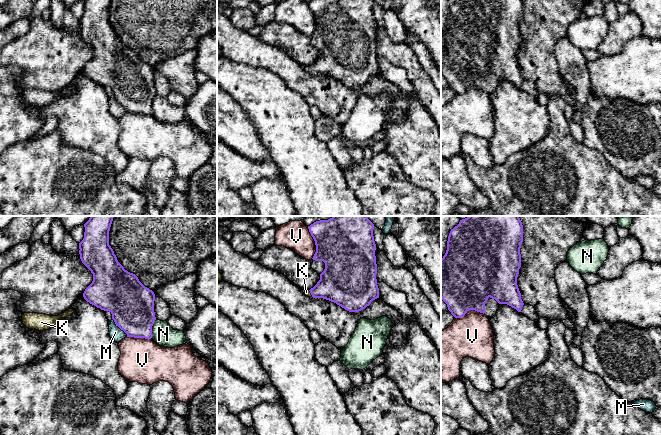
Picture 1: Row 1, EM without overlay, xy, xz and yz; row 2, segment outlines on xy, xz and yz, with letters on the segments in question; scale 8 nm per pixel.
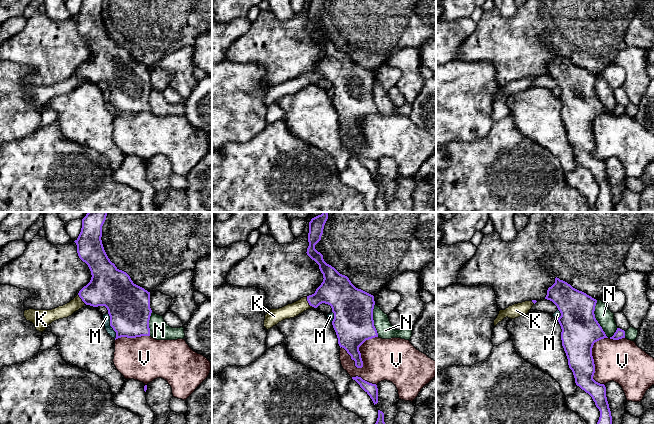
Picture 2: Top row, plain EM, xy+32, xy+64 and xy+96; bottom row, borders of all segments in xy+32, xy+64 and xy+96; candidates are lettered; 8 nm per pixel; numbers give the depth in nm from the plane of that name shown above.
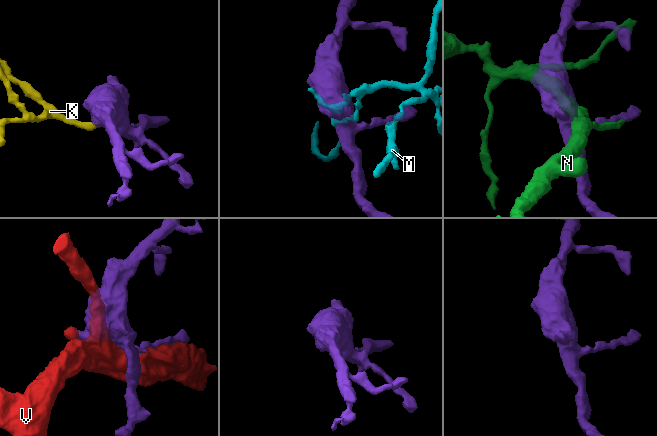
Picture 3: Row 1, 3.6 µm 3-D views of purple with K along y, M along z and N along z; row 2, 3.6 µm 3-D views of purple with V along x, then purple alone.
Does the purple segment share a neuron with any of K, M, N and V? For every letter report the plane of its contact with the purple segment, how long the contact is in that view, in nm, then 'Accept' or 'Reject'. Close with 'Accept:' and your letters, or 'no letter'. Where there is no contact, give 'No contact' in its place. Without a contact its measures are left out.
K: Touches purple in xz. Shared border 70 nm. Accept
M: Touches purple in xy. Shared border 200 nm. Reject
N: Touches purple in xy. Shared border 170 nm. Reject
V: Touches purple in xz. Shared border 260 nm. Reject
Accept: K

